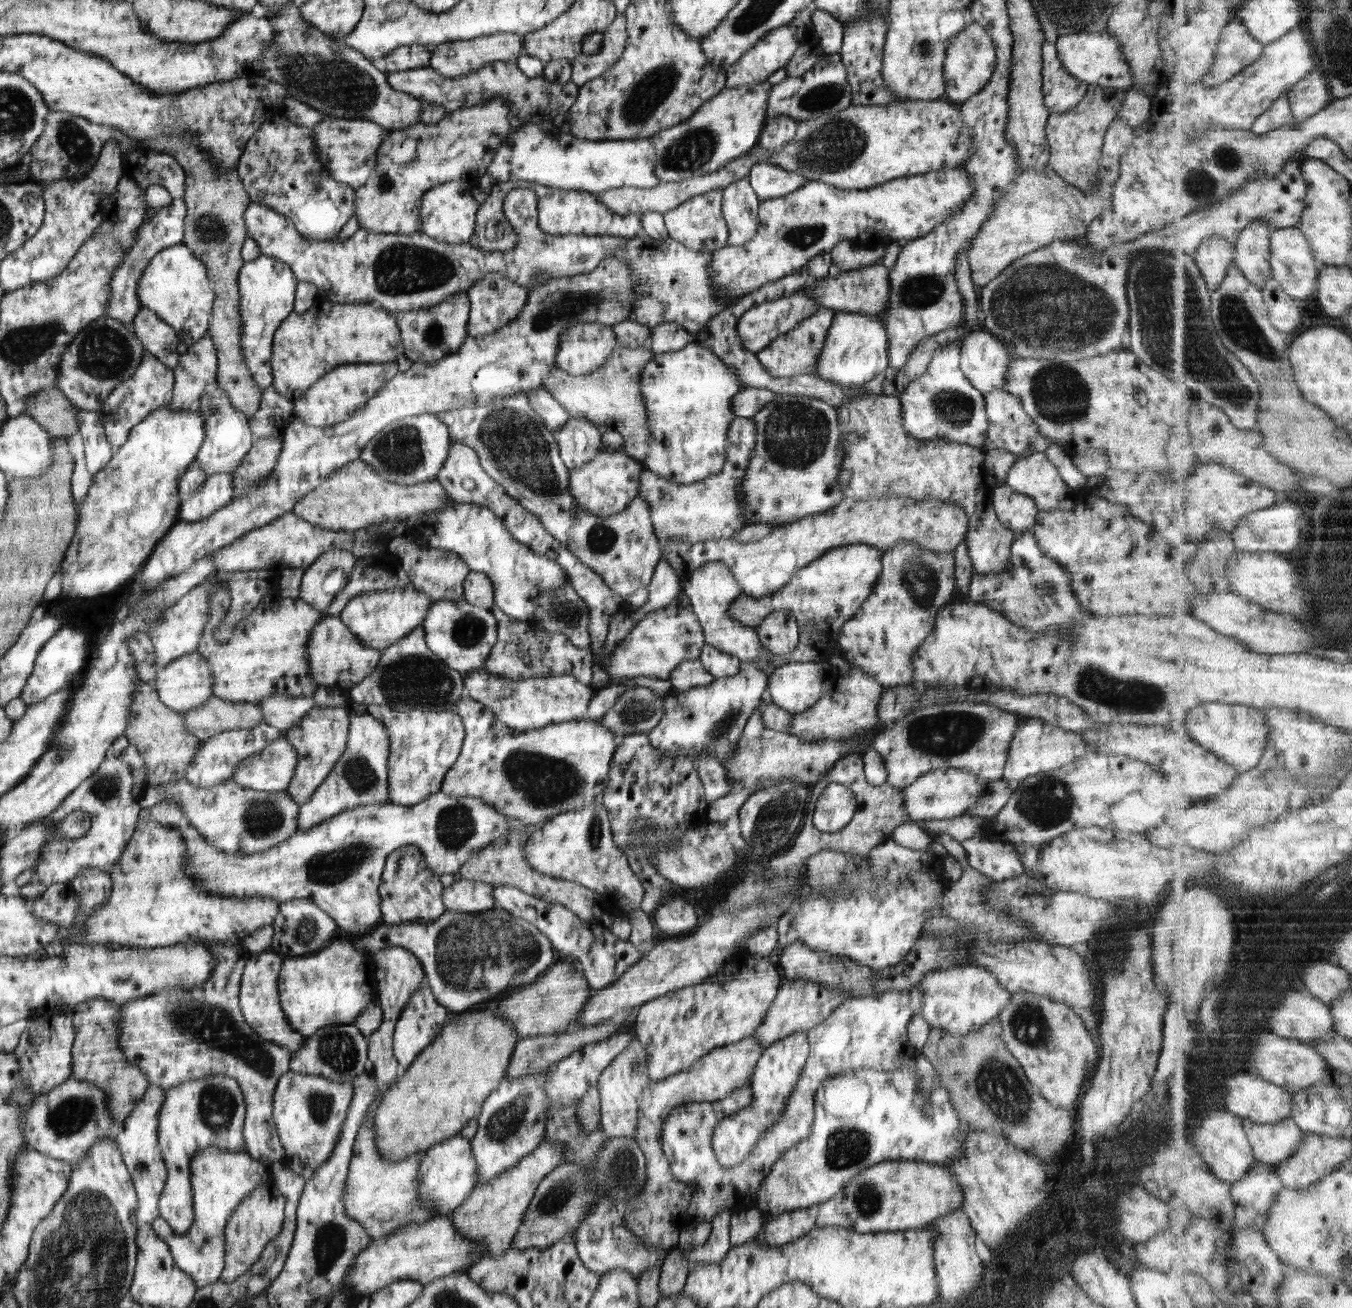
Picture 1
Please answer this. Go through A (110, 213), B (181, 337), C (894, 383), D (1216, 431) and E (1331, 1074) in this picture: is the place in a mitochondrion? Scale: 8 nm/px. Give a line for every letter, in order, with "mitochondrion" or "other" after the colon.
A: other
B: other
C: other
D: mitochondrion
E: other

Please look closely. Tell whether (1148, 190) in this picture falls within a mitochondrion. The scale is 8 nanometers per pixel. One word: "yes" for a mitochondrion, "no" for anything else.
no

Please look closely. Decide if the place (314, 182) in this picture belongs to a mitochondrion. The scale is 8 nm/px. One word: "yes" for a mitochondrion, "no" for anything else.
yes

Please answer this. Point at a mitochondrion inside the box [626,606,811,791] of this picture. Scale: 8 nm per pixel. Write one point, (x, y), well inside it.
(726, 723)

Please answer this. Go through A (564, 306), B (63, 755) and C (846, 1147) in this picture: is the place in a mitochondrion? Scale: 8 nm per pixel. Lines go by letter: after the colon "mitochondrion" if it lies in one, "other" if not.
A: mitochondrion
B: mitochondrion
C: mitochondrion

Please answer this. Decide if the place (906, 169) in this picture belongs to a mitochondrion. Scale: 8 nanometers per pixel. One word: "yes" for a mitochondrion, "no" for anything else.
no

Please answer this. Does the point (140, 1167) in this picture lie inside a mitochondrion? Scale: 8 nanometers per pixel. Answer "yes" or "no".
yes

